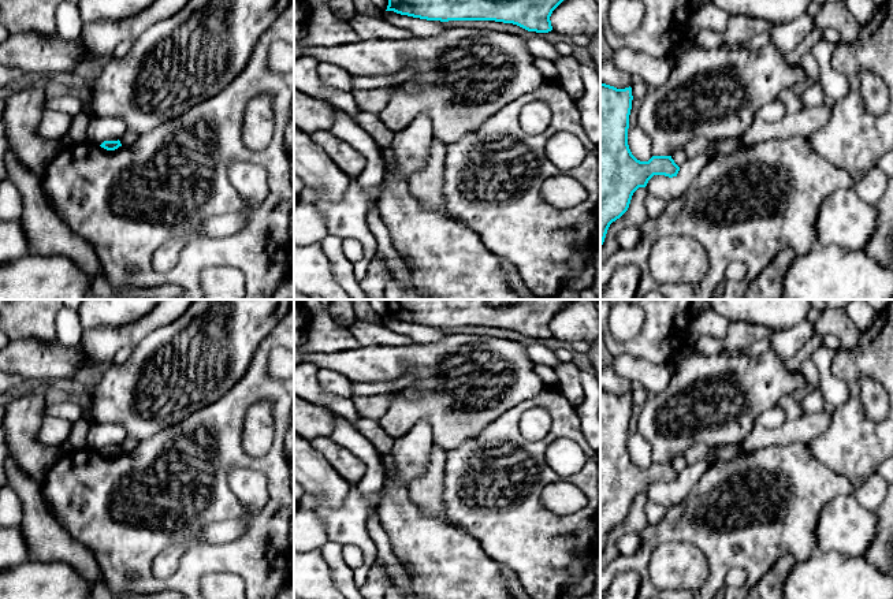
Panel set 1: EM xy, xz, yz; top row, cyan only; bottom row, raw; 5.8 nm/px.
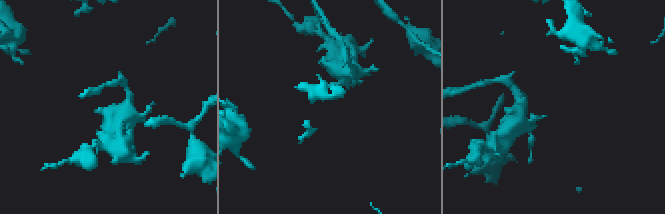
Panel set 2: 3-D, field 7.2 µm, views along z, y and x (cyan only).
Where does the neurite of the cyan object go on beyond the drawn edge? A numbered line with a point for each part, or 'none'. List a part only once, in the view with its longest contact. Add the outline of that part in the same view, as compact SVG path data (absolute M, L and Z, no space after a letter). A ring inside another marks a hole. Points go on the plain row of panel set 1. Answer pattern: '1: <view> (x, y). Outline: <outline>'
none

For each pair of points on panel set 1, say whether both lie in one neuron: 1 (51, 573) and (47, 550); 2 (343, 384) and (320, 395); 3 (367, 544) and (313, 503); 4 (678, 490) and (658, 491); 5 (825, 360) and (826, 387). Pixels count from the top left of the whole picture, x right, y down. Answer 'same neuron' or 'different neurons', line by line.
1: different neurons
2: different neurons
3: same neuron
4: same neuron
5: same neuron

